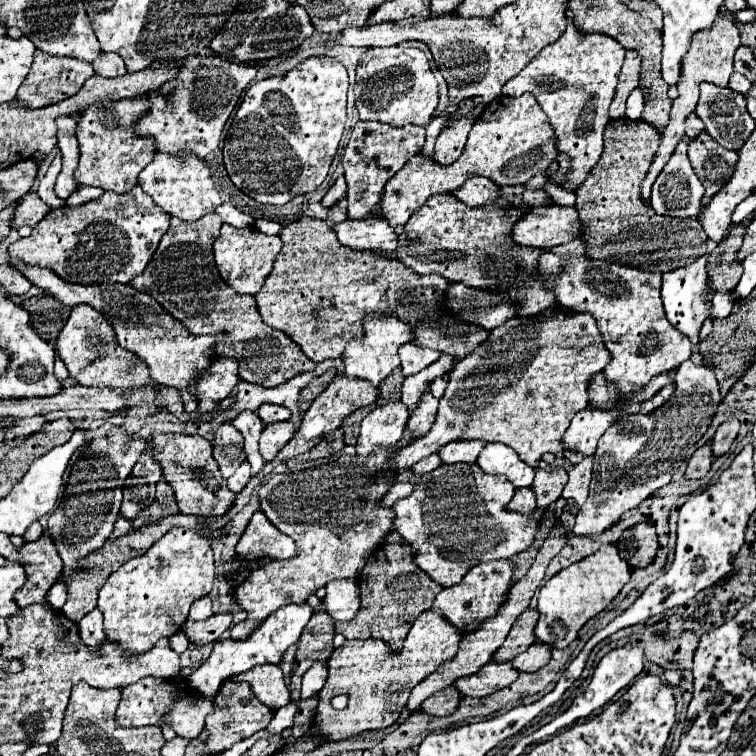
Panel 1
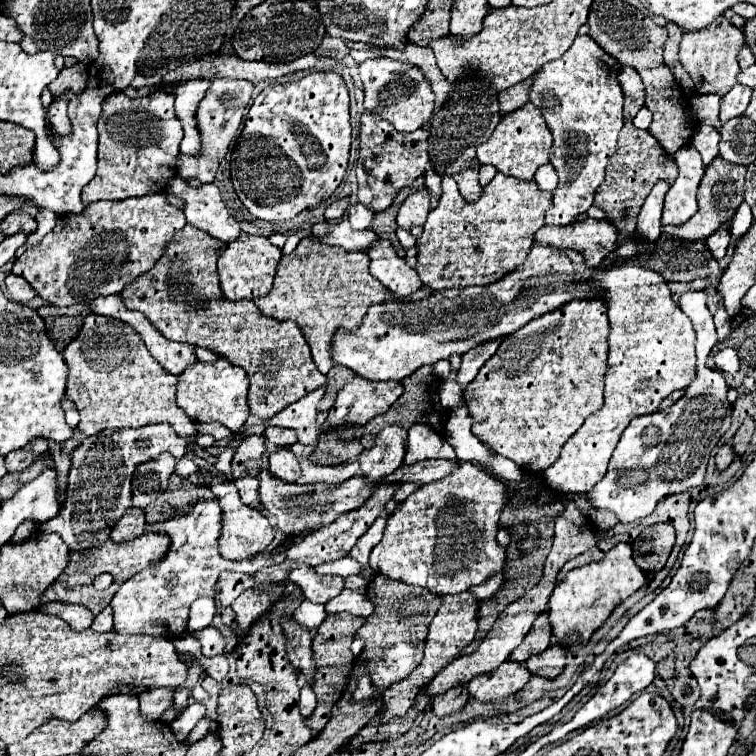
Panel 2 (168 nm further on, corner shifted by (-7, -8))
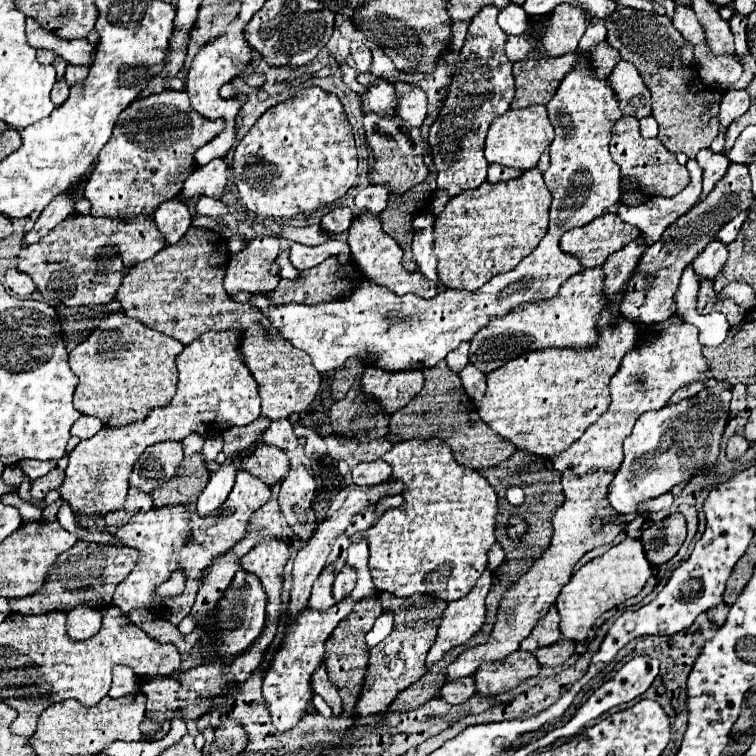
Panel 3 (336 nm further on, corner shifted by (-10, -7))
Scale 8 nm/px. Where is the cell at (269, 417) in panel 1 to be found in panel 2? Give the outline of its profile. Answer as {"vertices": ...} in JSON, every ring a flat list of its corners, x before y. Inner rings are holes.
{"vertices":[[267,426,265,428,265,438,269,446,281,448,281,446,293,446,297,442,297,432,291,428,281,428,281,426]]}

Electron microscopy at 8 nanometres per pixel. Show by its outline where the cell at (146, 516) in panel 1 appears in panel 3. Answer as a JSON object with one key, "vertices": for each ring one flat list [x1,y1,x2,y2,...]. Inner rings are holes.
{"vertices":[[194,453,190,457,184,457,180,463,180,469,176,469,176,475,160,489,154,489,150,495,154,499,156,507,168,507,168,505,190,505,196,503,198,495,204,491,208,483,208,469,204,465,202,453]]}

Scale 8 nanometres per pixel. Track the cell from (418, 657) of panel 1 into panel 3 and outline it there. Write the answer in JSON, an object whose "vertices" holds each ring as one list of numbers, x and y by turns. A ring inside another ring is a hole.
{"vertices":[[486,569,480,575,480,581,476,581,472,593,468,593,460,601,448,603,442,615,438,637,426,657,426,667,432,667,444,653,448,653,456,645,466,643,474,633,480,631,486,617,484,599,490,591,490,583,492,583,490,575,492,573]]}

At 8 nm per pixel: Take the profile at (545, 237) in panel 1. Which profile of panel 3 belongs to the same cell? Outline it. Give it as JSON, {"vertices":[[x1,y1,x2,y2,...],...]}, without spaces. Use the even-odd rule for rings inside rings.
{"vertices":[[606,213,584,227,576,227,576,229,566,231,560,239,560,247,564,253,576,255,582,267,598,267,606,261,608,255,612,255,614,251,620,251,624,245,628,245,636,237,640,237,640,229,624,223,616,213]]}

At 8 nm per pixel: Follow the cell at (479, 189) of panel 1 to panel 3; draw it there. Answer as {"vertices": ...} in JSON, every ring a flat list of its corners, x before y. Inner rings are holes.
{"vertices":[[494,5,484,7,470,23,464,47,460,51,452,83,440,111,440,117,430,127,430,149,432,159,438,169,438,193,432,203,432,213,438,215,444,211,450,197,460,195,462,191,476,189,486,181,488,161,484,159,484,141,490,129,490,123,496,115,502,115,510,109,514,99,514,75,512,63,504,53,508,35,496,23,498,9]]}

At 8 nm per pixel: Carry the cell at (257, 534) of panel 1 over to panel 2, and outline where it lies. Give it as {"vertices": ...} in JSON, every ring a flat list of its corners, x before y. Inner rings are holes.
{"vertices":[[345,556,341,560,337,560,337,562,325,562,321,566,313,566,313,570,317,574,337,574,337,576,347,578,351,574,361,574,363,566,357,560,353,560,351,556]]}

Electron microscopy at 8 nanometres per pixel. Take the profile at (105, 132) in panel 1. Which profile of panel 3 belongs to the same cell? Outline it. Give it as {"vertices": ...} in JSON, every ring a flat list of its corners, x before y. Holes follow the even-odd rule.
{"vertices":[[164,91,160,95,150,95,132,101,118,117,110,141,98,155,96,171,86,183,86,197,92,203,92,217,114,217,114,219,134,219,136,215,154,217,160,203,174,199,186,181,194,173,196,159,194,153,210,143,226,127,224,119,206,119,192,109,186,91]]}

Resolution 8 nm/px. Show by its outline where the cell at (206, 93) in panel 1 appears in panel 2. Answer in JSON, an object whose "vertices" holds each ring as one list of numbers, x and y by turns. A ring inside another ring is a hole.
{"vertices":[[219,78,219,80,211,82,211,86,205,92,203,100,199,102,199,108,197,108,197,114,195,114,197,130,199,130,199,136,201,136,201,152,197,156,187,156,187,154,179,152,179,156,177,156,177,174,181,178,185,178,185,180,197,178,203,184,213,182,217,166,223,160,231,140,235,138,235,134,237,134,237,130,241,126,241,120,243,120,247,104,251,100,253,88,255,86,251,82,247,82,247,80]]}

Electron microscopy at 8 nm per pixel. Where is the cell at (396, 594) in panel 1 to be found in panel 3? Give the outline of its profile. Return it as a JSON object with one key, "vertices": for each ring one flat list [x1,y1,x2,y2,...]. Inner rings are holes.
{"vertices":[[380,593,378,597,382,601,382,607,390,609,396,617,400,613,400,623,394,625,394,631,384,641,380,641,376,647,370,649,370,667,366,671,366,683,362,687,362,695,356,705,358,717,368,717,368,715,386,711,400,691,408,689,414,681,418,681,428,671,426,655,430,651,430,645,436,639,442,613,446,609,446,601,440,601,440,599,432,601,428,597,422,597,424,605,420,605,422,603,420,597,400,599,390,593]]}

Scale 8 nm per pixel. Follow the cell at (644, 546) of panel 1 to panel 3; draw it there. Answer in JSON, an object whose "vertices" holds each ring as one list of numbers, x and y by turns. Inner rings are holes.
{"vertices":[[672,513,666,519,652,523,640,537,646,557,652,565,670,561,686,539,686,519,682,513]]}

